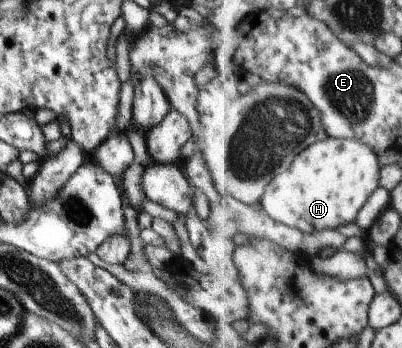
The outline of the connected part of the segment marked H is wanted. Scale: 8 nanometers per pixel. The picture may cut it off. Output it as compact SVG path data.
M329 137L318 141L294 159L290 170L274 176L274 180L265 188L262 208L274 220L303 232L337 230L340 226L356 222L362 208L368 204L374 192L380 190L384 167L380 164L378 155L380 154L363 140Z

